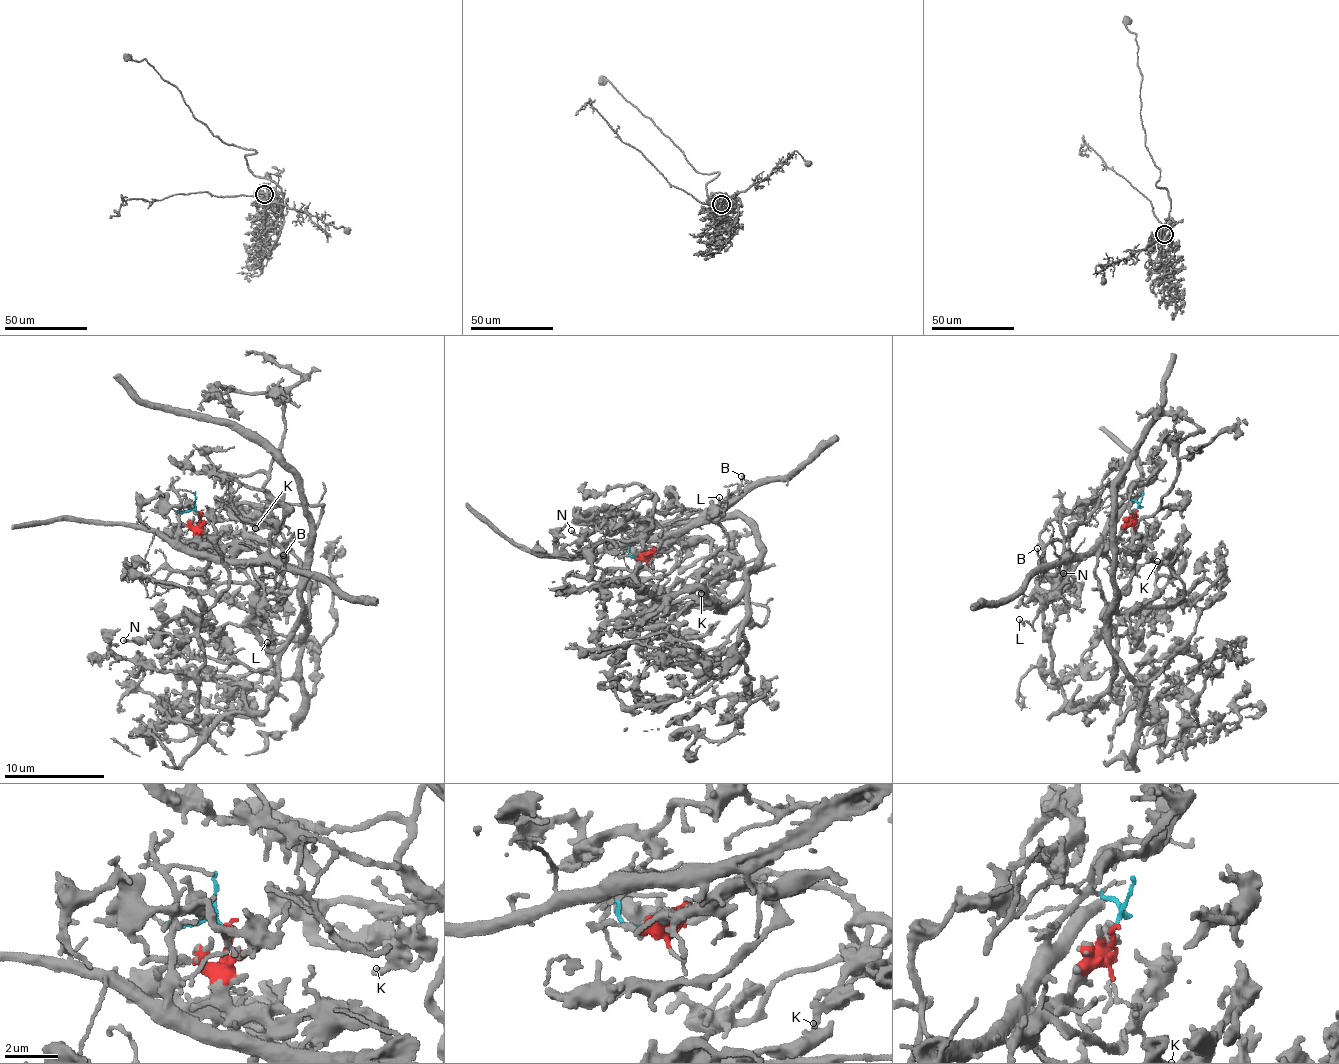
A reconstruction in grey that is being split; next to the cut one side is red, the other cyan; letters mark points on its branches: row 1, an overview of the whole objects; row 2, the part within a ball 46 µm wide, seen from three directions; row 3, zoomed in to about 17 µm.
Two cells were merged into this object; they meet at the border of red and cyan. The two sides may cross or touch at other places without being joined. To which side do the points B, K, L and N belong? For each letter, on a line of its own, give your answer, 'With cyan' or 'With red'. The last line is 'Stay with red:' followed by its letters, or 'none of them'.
B: With cyan
K: With red
L: With cyan
N: With red
Stay with red: K, N

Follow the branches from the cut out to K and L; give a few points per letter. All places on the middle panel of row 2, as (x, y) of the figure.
K: (648, 556), (668, 544), (696, 544), (706, 538), (704, 567), (725, 577), (726, 571), (714, 573), (700, 594)
L: (648, 556), (633, 556), (628, 551), (629, 539), (668, 536), (714, 520), (712, 514), (726, 509), (718, 496)

